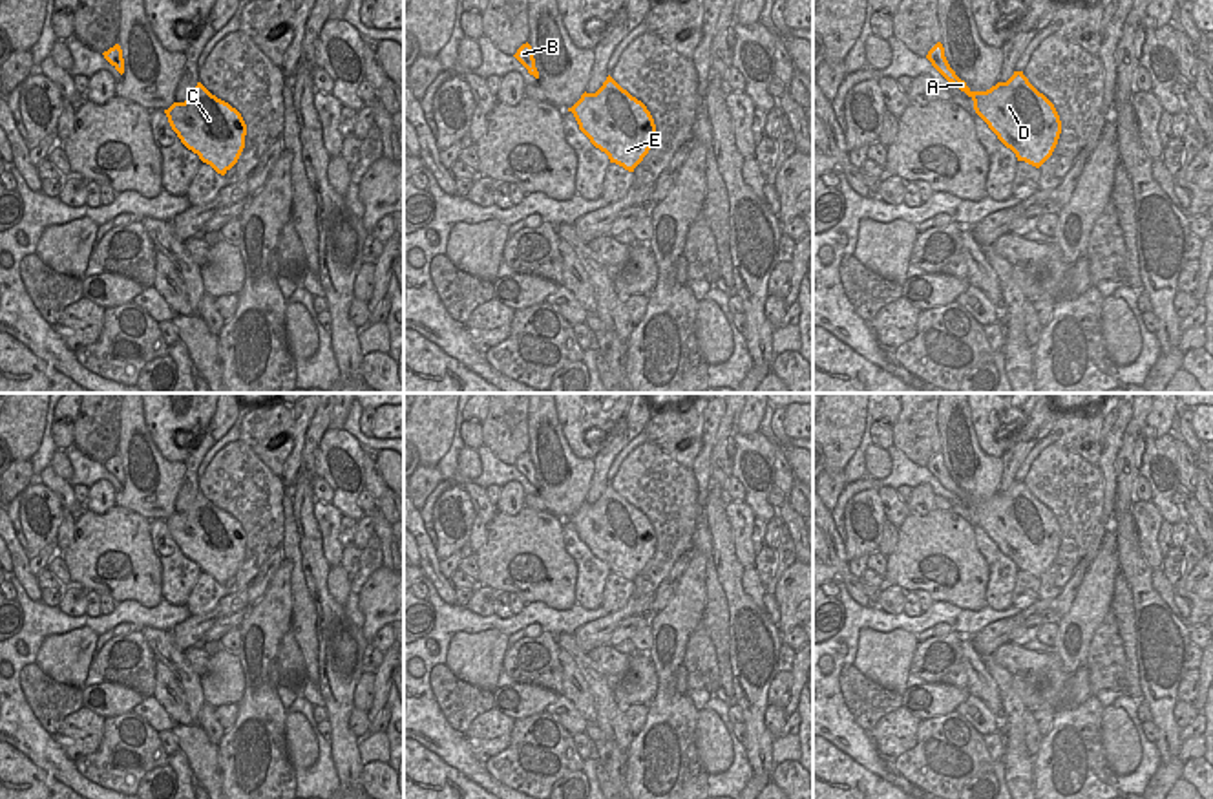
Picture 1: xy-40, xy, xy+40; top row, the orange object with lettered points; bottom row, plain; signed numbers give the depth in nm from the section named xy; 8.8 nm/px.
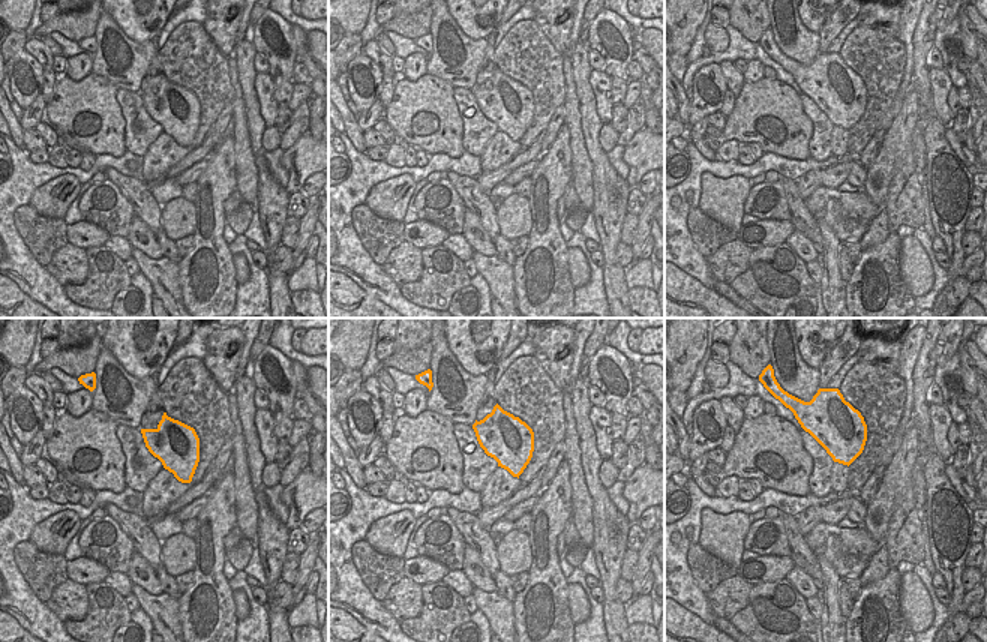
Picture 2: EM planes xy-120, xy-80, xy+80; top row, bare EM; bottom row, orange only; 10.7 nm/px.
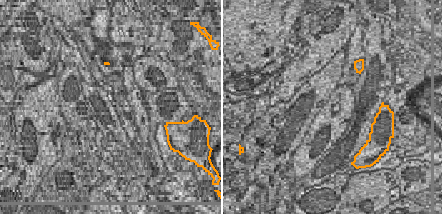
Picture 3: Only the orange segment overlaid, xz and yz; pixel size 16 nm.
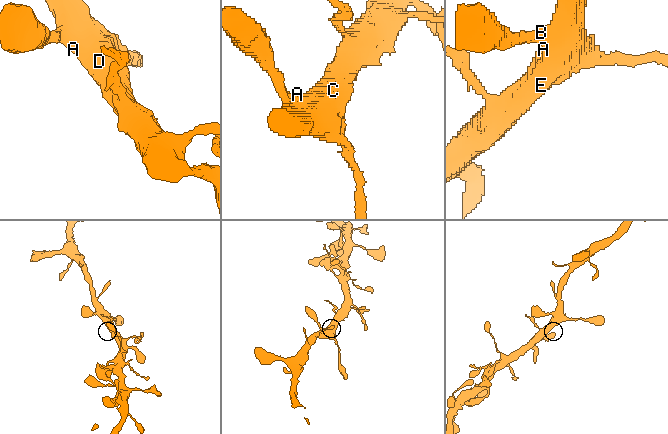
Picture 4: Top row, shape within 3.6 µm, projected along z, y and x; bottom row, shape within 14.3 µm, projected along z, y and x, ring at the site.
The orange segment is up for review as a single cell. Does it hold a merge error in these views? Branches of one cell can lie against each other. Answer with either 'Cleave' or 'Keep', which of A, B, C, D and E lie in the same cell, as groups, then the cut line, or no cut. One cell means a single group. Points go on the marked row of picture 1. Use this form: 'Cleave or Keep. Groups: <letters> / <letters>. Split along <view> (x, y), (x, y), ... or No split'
Keep. Groups: A B C D E. No split.

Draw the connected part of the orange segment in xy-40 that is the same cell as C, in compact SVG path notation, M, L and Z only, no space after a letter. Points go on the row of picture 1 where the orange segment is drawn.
M201 82L185 102L164 110L181 143L225 176L245 148L247 124L228 102L212 95Z

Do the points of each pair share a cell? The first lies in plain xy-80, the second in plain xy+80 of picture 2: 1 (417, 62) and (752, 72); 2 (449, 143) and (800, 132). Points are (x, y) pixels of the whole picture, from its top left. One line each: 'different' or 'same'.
1: same
2: same

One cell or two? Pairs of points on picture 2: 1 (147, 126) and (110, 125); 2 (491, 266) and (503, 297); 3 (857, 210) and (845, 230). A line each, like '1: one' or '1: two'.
1: two
2: one
3: one

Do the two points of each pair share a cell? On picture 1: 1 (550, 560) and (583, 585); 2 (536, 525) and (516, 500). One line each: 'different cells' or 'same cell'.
1: different cells
2: different cells

